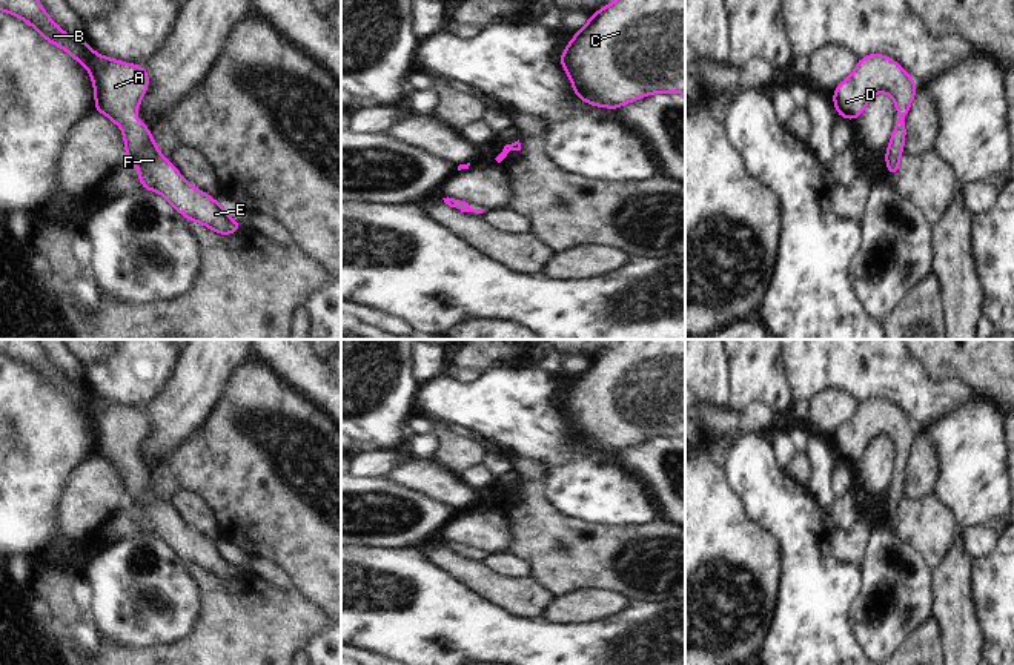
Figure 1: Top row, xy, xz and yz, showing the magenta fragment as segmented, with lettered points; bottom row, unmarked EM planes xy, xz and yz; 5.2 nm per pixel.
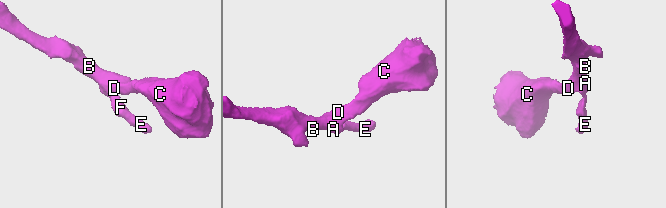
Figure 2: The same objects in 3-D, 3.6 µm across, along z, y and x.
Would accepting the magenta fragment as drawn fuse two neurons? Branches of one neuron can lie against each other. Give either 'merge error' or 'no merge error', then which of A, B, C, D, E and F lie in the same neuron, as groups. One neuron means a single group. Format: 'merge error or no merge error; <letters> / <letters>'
no merge error; A B C D E F

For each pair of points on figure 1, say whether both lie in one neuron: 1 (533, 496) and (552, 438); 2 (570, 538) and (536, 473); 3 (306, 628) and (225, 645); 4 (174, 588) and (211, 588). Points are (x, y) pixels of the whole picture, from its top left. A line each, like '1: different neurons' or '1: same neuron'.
1: different neurons
2: same neuron
3: same neuron
4: different neurons

